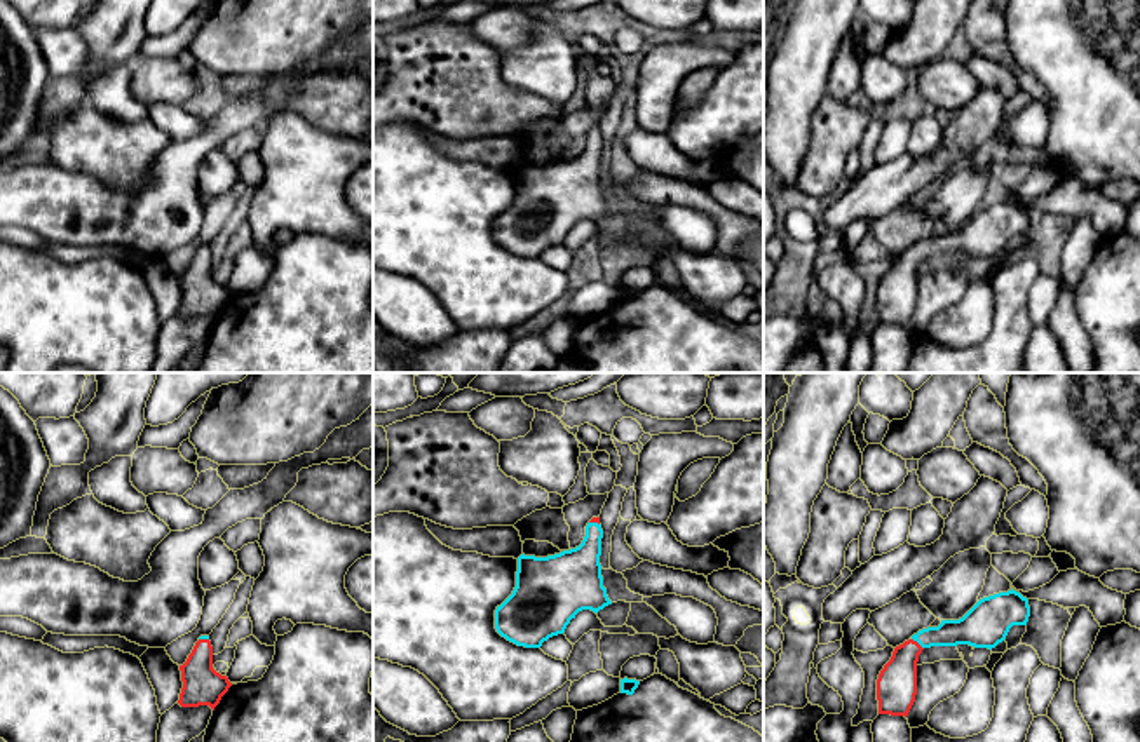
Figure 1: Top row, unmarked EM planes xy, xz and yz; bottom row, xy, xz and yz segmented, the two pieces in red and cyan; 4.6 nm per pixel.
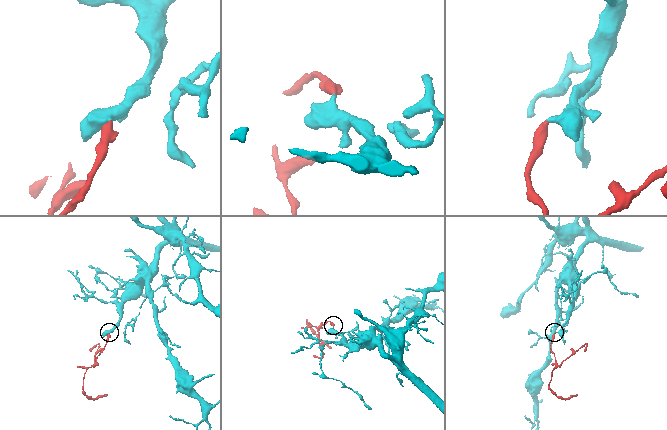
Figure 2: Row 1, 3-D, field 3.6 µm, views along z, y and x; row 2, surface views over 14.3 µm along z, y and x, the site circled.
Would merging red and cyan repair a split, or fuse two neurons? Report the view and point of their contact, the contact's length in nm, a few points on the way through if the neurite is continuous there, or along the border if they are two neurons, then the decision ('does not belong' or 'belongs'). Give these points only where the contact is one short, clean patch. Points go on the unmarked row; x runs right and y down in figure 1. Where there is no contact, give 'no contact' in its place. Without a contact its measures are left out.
contact yz (917, 253); length 80 nm; way yz (896, 296), (903, 269), (917, 253), (929, 246), (970, 239); belongs

